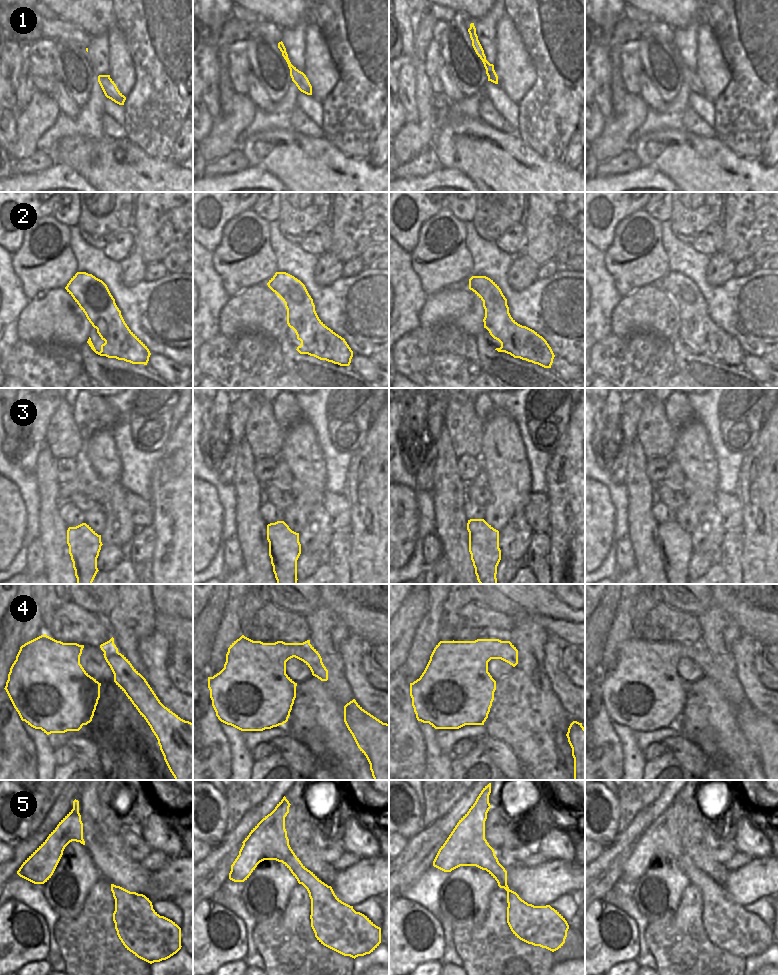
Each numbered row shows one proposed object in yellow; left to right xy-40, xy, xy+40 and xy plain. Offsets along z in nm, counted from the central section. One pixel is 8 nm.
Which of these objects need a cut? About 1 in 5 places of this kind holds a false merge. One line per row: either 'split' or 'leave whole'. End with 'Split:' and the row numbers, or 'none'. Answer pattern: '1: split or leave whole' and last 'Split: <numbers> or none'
1: leave whole
2: leave whole
3: split
4: leave whole
5: leave whole
Split: 3

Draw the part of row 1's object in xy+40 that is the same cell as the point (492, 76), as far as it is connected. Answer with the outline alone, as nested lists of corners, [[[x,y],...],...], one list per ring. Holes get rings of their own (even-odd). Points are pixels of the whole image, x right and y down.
[[[474,23],[470,24],[470,28],[468,29],[468,32],[470,34],[470,38],[472,40],[472,46],[476,52],[476,54],[478,55],[478,57],[482,60],[484,67],[486,69],[486,74],[488,76],[488,81],[491,81],[495,84],[498,84],[498,76],[494,70],[494,65],[490,64],[487,60],[486,60],[486,56],[484,54],[484,50],[478,40],[478,36],[476,34],[476,28],[474,26]]]

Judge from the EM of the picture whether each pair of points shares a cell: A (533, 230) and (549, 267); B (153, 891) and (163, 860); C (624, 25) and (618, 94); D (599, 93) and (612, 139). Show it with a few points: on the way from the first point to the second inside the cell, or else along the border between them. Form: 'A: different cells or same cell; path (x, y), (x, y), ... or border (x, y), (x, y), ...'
A: different cells; border (554, 259), (550, 259), (539, 266)
B: different cells; border (171, 856), (165, 865), (151, 872)
C: same cell; path (616, 42), (616, 77)
D: different cells; border (614, 107), (606, 119)

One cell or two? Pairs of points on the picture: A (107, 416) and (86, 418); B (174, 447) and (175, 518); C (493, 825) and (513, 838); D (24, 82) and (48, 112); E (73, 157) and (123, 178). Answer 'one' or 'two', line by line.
A: one
B: one
C: two
D: two
E: one

